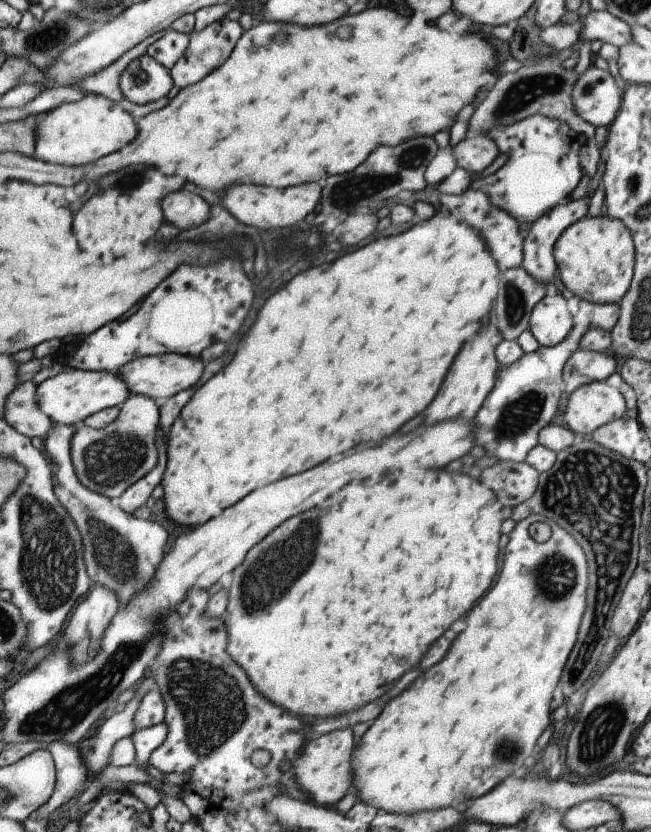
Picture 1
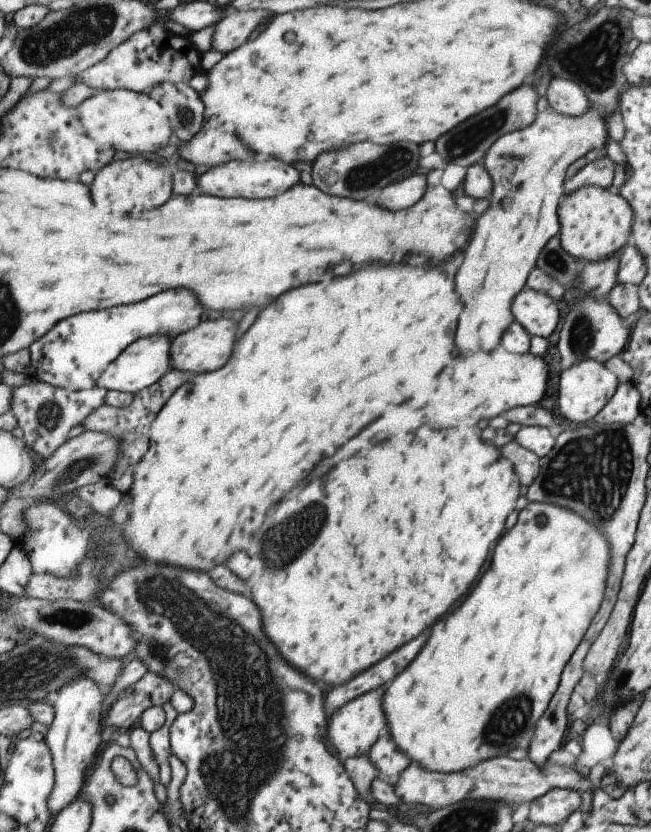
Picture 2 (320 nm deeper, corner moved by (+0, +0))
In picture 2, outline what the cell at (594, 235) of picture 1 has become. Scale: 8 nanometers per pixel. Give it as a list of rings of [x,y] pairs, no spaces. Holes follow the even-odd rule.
[[[580,186],[564,196],[556,211],[561,248],[574,258],[583,258],[588,262],[598,261],[607,255],[619,252],[629,244],[633,220],[632,208],[612,188]]]

